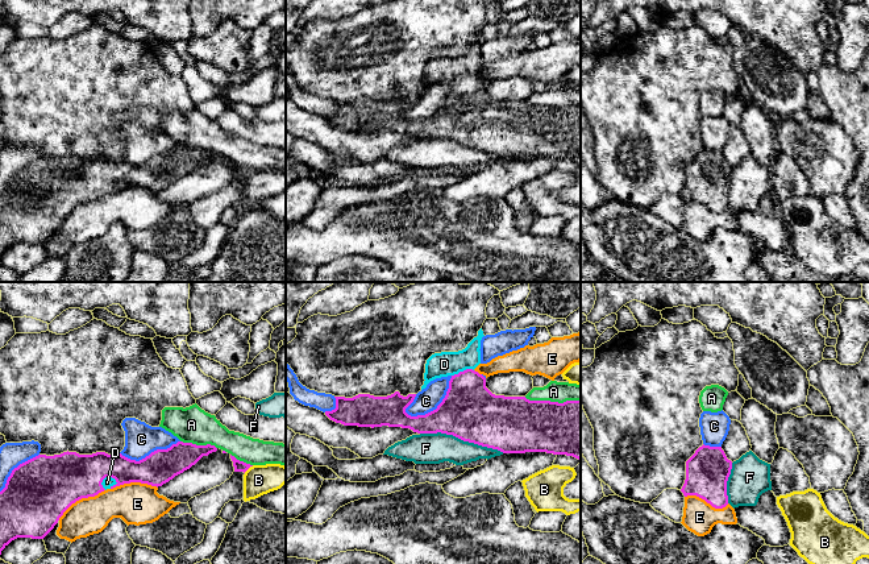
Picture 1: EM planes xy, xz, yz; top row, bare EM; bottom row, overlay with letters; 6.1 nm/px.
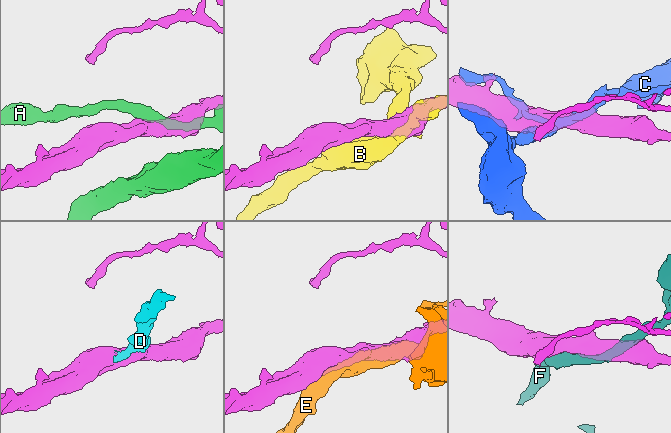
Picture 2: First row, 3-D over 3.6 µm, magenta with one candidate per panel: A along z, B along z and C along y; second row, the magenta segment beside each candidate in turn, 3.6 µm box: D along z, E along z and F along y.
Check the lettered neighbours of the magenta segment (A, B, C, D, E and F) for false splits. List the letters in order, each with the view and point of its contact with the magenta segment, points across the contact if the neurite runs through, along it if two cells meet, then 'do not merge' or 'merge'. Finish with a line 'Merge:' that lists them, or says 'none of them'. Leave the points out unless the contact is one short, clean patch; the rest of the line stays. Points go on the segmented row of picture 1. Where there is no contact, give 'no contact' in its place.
A: meets magenta in xz at (552, 402); do not merge
B: meets magenta in xy at (248, 468); do not merge
C: meets magenta in xz at (437, 407); do not merge
D: meets magenta in xy at (108, 476); merge
E: meets magenta in xy at (80, 498); do not merge
F: meets magenta in xz at (462, 439); do not merge
Merge: D

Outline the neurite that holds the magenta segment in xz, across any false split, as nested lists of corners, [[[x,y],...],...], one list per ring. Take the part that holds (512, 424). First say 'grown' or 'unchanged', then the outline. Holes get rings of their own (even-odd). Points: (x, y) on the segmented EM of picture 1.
grown | [[[482,328],[478,331],[478,336],[474,337],[465,349],[458,351],[458,352],[441,352],[441,353],[434,353],[432,354],[425,364],[425,373],[424,373],[424,385],[421,386],[421,390],[427,387],[427,385],[441,377],[448,377],[450,376],[449,381],[449,389],[446,391],[445,398],[442,402],[437,406],[436,410],[425,414],[425,415],[417,415],[417,416],[411,416],[406,412],[406,409],[413,402],[416,394],[408,394],[407,397],[403,397],[399,391],[395,391],[391,395],[387,397],[374,397],[370,394],[358,394],[353,398],[345,398],[345,397],[334,397],[336,398],[336,409],[332,411],[325,411],[325,415],[336,422],[341,423],[344,426],[358,426],[358,427],[382,427],[382,426],[388,426],[388,427],[402,427],[402,428],[409,428],[413,432],[417,434],[446,434],[446,435],[453,435],[463,441],[474,443],[482,447],[498,449],[503,453],[525,453],[525,452],[546,452],[546,453],[553,453],[553,455],[566,455],[566,456],[573,456],[578,460],[581,460],[581,401],[566,401],[564,403],[558,402],[550,402],[550,401],[529,401],[525,397],[504,397],[504,395],[495,395],[492,394],[487,387],[486,387],[486,378],[475,372],[474,369],[481,364],[481,340],[483,337],[483,331]]]

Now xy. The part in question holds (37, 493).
grown | [[[178,441],[167,449],[157,449],[145,459],[136,461],[121,453],[96,452],[79,455],[38,455],[14,468],[0,492],[0,555],[17,538],[43,539],[58,523],[63,513],[82,498],[95,497],[116,486],[141,482],[162,486],[175,476],[195,465],[203,456],[216,452],[215,445],[196,445]]]

